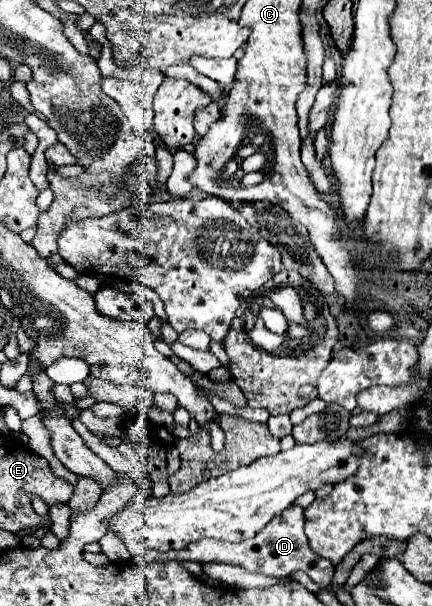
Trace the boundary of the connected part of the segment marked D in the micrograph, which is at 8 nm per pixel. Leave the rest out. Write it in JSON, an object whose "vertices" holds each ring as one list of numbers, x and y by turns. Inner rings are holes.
{"vertices":[[292,504,290,508,286,508,282,514,274,516,254,538,232,544,232,542,222,542,222,540,210,540,210,538,202,538,188,544,186,548,181,550,170,550,168,552,158,552,156,550,148,550,144,559,147,563,151,562,168,562,178,561,196,561,196,562,226,562,226,564,236,564,242,566,250,572,262,572,268,576,276,576,276,578,284,578,296,570,306,572,320,588,326,588,334,576,334,566,330,564,330,560,318,556,316,552,310,550,308,540,304,536,304,508]]}

